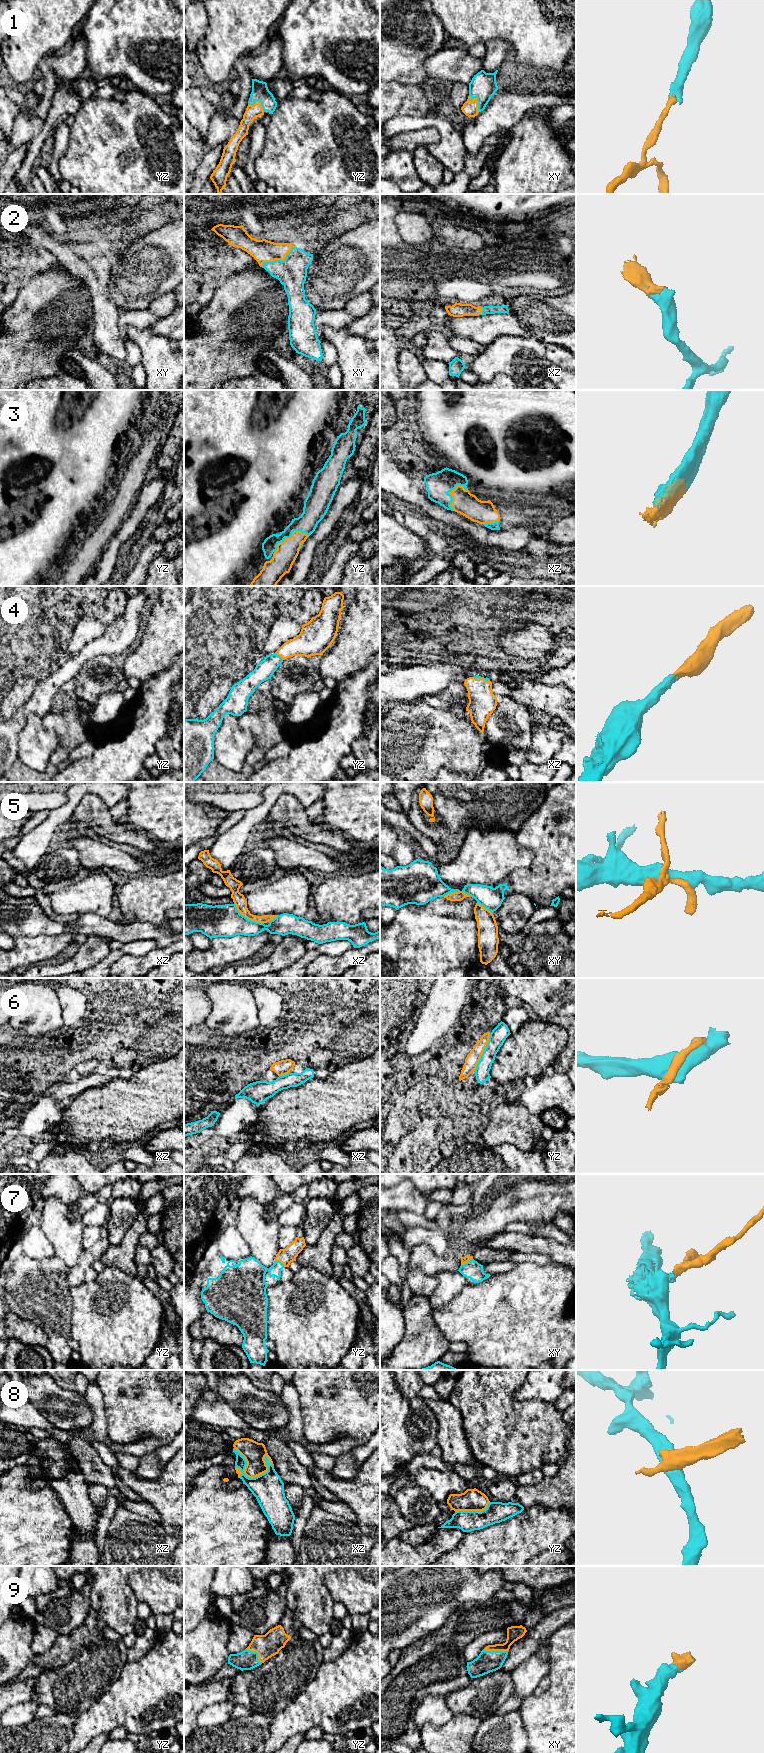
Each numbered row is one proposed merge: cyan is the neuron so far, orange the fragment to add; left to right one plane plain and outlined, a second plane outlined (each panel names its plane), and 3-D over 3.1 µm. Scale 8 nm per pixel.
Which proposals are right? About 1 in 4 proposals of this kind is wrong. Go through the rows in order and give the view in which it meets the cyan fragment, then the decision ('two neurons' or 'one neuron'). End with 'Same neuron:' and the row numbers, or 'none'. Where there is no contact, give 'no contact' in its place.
1: contact in xy; one neuron
2: contact in xy; one neuron
3: contact in yz; one neuron
4: contact in yz; one neuron
5: contact in xz; two neurons
6: contact in yz; two neurons
7: contact in xy; one neuron
8: contact in xz; two neurons
9: contact in xy; one neuron
Same neuron: 1, 2, 3, 4, 7, 9

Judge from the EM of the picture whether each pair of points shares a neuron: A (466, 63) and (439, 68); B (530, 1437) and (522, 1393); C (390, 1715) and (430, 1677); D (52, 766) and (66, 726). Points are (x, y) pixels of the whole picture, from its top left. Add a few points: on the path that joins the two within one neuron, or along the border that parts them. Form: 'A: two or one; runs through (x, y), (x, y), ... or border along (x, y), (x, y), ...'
A: one; runs through (459, 64), (446, 65)
B: two; border along (512, 1395), (517, 1400), (544, 1400), (546, 1402)
C: one; runs through (401, 1712), (419, 1688)
D: one; runs through (58, 756), (66, 747), (66, 736)

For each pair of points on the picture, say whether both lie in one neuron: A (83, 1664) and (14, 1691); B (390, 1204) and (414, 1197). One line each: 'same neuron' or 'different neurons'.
A: same neuron
B: same neuron

